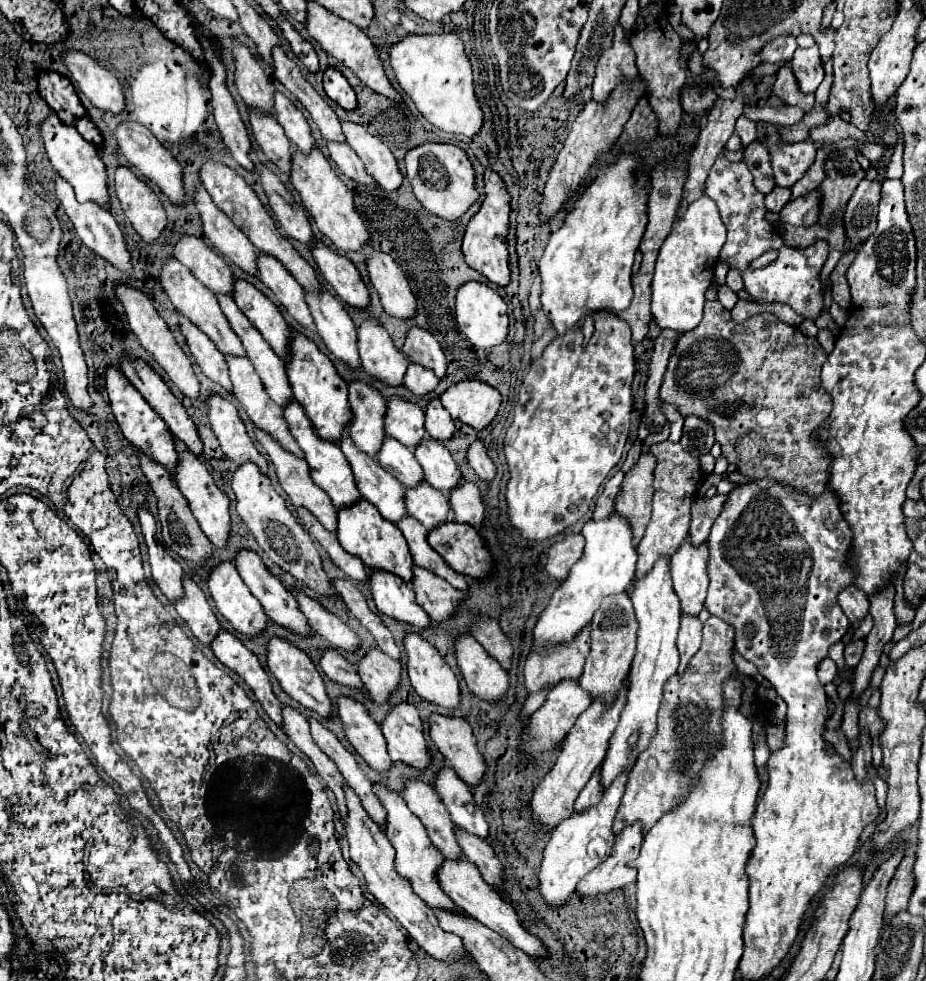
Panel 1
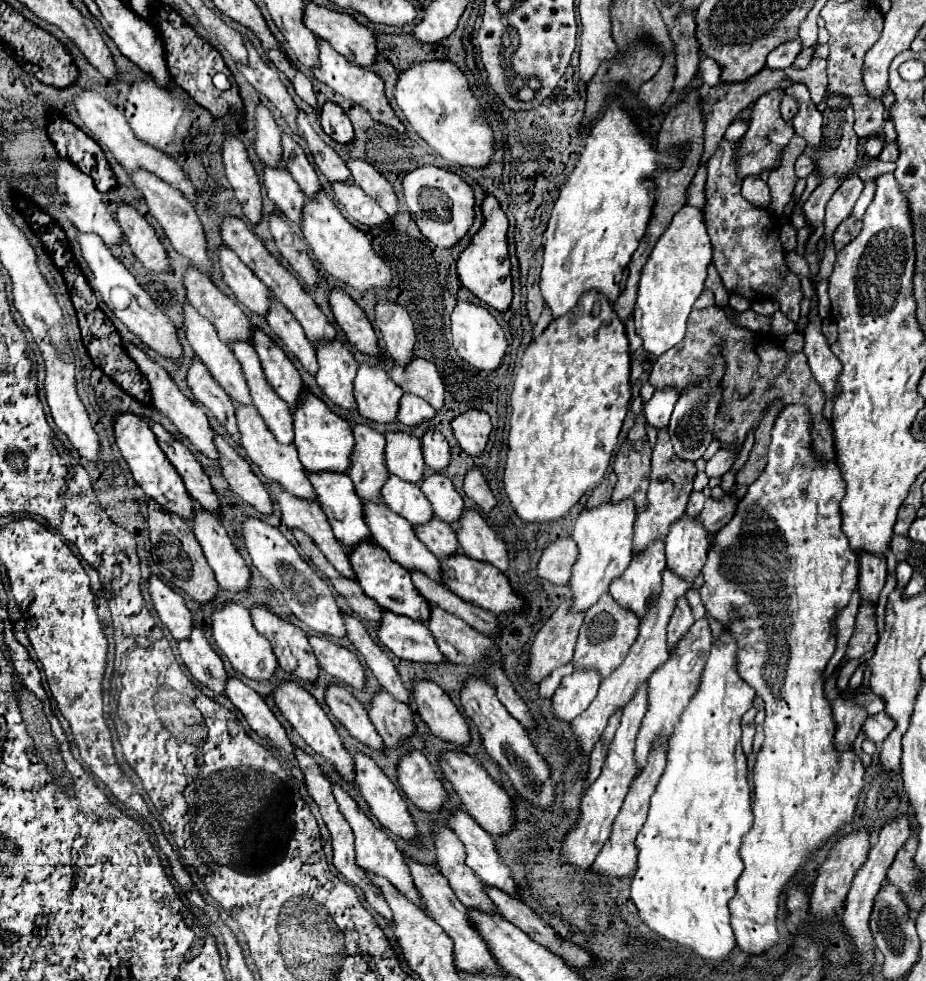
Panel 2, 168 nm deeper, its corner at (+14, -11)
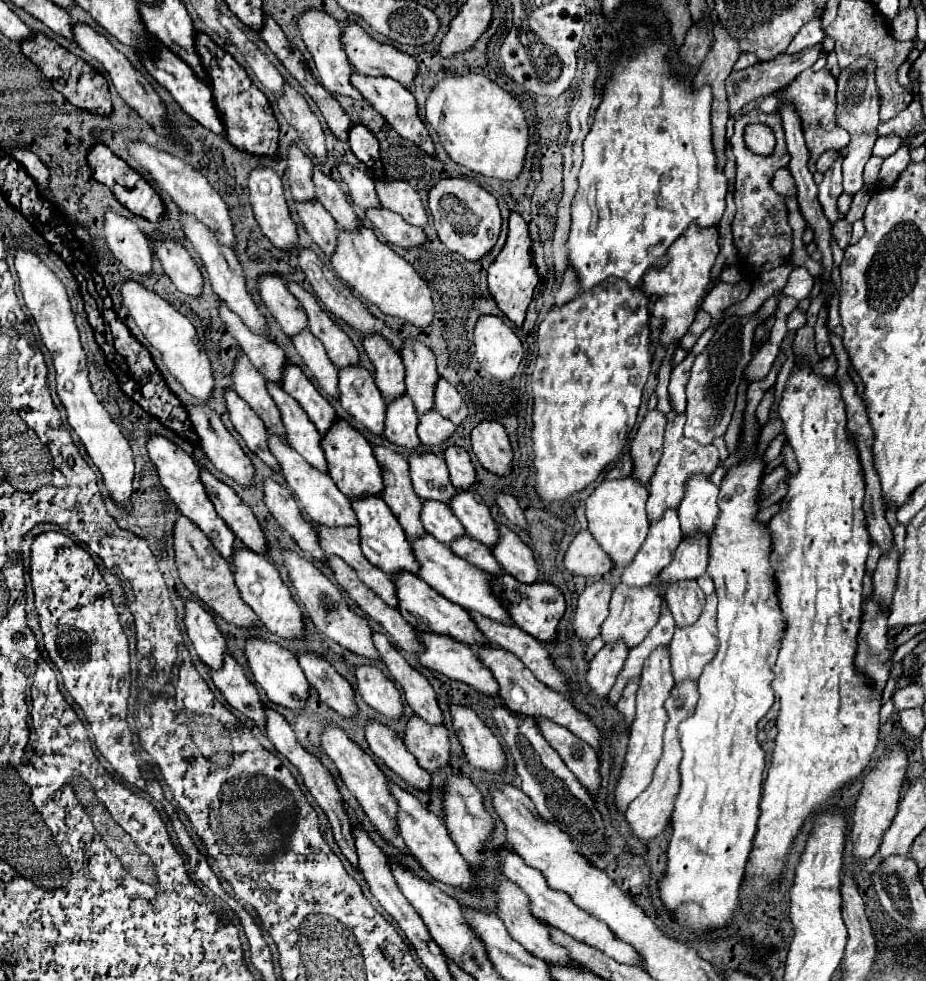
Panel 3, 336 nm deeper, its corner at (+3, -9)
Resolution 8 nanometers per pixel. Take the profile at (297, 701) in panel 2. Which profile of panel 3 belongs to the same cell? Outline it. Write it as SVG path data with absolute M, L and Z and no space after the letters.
M329 723L325 725L325 731L321 735L323 741L323 751L331 757L331 761L337 765L339 775L343 779L343 783L347 785L347 789L353 793L353 797L359 801L361 809L365 811L365 815L369 817L369 821L375 825L377 833L391 845L395 845L397 849L401 849L403 853L409 853L409 849L405 847L403 839L399 837L399 827L397 827L397 811L399 811L399 803L395 803L391 791L389 791L389 783L387 777L383 775L383 771L375 765L375 761L363 753L337 725Z

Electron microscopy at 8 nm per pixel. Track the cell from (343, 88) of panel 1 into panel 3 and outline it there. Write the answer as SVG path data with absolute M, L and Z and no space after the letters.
M363 125L351 127L349 145L351 145L351 151L355 153L355 157L373 171L373 177L379 177L379 179L385 177L381 157L379 157L379 141L371 131L367 131Z

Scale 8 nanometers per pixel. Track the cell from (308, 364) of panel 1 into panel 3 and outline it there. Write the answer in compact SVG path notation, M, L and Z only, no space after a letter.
M337 419L333 423L329 433L323 437L323 451L325 451L327 463L329 463L331 479L351 501L355 501L359 497L373 497L373 495L379 497L383 493L383 489L385 489L383 475L381 475L381 467L373 455L373 447L349 423L345 423L343 419Z

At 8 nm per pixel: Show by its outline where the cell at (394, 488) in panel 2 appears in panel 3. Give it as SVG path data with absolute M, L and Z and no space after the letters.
M423 501L421 521L427 533L445 545L451 545L451 541L465 535L463 525L453 515L453 511L447 505L439 505L439 501Z

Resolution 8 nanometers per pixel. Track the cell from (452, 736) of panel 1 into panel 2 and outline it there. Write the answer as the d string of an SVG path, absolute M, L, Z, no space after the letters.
M442 751L438 765L444 773L444 779L452 785L452 789L462 799L464 811L472 815L482 829L486 829L492 835L508 833L514 821L510 795L500 785L496 785L496 781L492 781L492 777L482 769L482 765L478 765L468 753L462 753L462 751Z

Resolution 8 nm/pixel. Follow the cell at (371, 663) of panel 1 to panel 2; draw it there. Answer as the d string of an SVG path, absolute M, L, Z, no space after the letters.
M380 689L368 705L368 717L388 747L396 747L412 735L414 721L406 703L392 699L388 691Z

